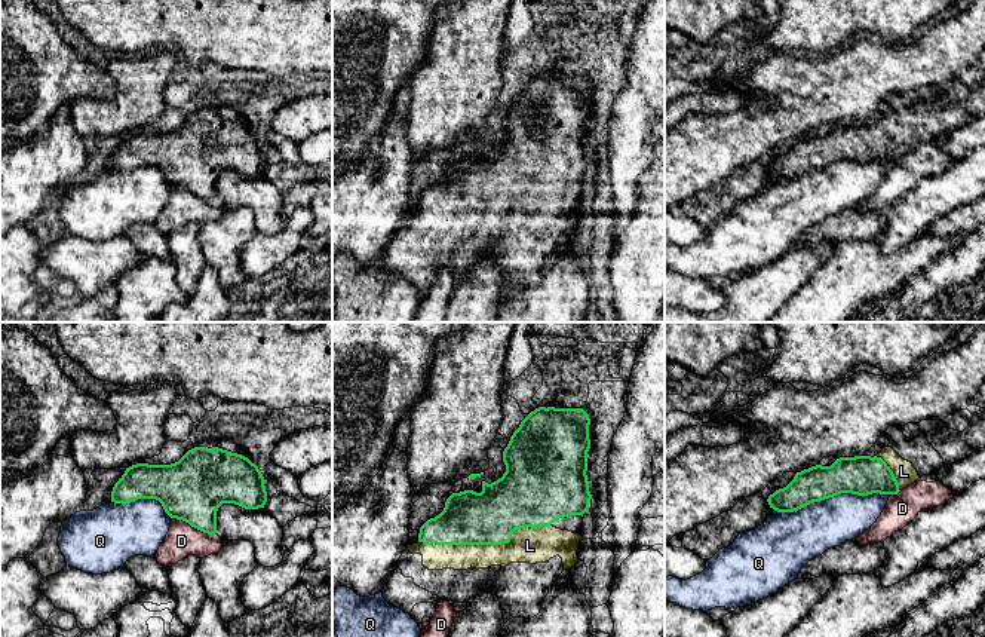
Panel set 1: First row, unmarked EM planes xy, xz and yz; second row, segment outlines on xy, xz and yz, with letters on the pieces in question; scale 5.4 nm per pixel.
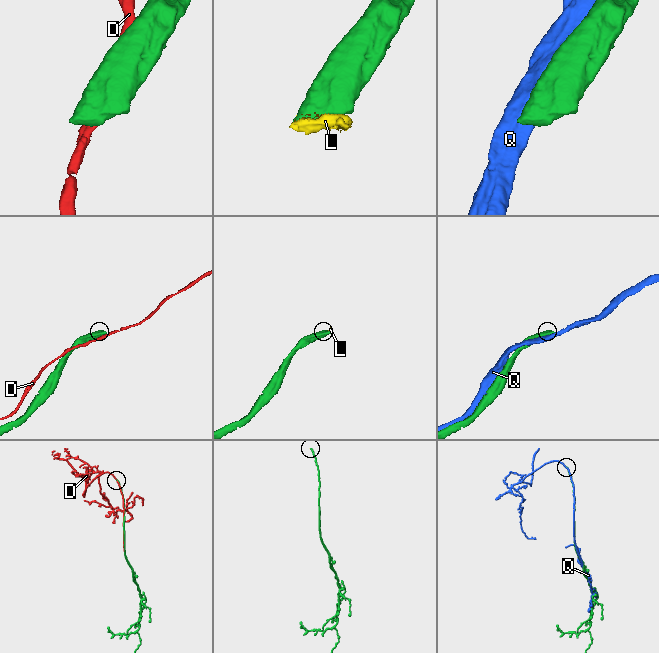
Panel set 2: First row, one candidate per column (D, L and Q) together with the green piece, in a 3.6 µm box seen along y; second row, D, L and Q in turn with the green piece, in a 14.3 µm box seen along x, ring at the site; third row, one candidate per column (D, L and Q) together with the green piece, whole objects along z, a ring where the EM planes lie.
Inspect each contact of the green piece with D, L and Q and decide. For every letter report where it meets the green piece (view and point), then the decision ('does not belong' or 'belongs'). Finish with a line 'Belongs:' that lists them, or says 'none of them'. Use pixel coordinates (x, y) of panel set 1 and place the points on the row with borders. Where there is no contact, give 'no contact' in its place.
D: contact xy (195, 527); does not belong
L: contact xz (485, 544); belongs
Q: contact yz (832, 496); does not belong
Belongs: L

